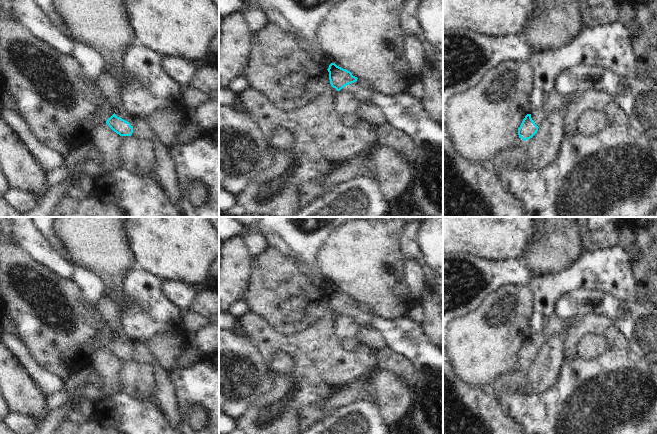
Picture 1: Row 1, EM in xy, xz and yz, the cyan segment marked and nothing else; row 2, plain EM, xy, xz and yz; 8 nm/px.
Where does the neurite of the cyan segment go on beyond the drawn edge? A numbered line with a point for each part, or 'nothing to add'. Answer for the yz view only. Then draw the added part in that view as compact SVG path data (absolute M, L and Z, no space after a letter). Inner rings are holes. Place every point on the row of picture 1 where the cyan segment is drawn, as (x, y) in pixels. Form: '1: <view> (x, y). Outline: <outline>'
1: yz (538, 116). Outline: M544 109L535 110L531 113L531 118L538 127L547 119L547 116L548 113Z

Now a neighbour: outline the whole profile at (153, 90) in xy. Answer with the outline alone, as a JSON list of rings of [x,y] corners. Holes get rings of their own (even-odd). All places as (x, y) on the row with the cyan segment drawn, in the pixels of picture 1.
[[[134,43],[126,51],[121,65],[135,78],[135,83],[121,87],[122,107],[132,116],[145,118],[157,110],[169,109],[174,102],[183,103],[182,86],[163,70],[163,57],[152,49]]]

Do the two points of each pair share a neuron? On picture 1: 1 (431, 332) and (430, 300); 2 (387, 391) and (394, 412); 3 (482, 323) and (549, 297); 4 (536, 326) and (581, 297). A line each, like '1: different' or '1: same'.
1: same
2: same
3: different
4: different

